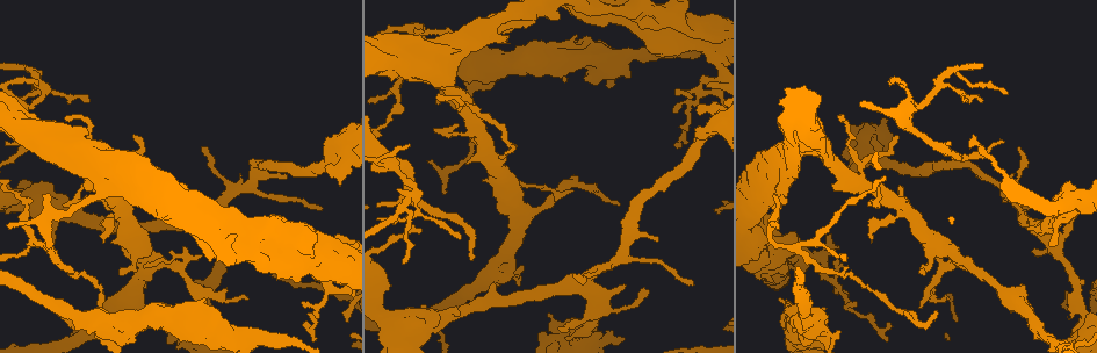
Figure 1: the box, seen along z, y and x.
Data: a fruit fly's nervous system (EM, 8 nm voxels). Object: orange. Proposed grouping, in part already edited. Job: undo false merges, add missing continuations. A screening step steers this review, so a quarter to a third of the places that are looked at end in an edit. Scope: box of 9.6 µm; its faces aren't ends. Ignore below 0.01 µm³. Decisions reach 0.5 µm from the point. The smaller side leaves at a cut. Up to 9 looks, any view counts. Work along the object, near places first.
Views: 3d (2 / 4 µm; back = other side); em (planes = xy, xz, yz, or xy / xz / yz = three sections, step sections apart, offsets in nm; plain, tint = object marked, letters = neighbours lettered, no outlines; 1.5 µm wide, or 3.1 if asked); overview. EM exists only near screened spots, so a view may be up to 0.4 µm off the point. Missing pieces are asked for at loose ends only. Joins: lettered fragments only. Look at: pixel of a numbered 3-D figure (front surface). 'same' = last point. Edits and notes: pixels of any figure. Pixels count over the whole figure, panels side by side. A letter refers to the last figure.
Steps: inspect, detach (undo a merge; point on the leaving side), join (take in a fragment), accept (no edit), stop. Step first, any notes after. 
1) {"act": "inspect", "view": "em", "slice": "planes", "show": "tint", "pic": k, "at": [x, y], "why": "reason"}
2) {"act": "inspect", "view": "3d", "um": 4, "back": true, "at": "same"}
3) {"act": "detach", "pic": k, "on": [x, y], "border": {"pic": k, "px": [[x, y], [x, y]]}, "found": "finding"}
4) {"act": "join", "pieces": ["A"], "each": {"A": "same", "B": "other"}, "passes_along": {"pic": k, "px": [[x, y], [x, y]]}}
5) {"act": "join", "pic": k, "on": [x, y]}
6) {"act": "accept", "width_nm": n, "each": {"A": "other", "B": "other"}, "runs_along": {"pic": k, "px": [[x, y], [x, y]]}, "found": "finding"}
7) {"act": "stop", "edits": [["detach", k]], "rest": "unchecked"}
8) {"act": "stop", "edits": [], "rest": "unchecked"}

{"act": "inspect", "view": "em", "slice": "planes", "show": "plain", "pic": 1, "at": [899, 186], "why": "thick end"}

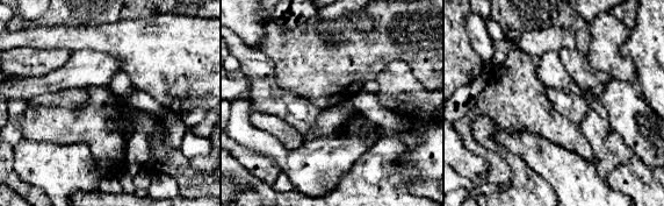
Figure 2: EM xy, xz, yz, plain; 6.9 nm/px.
{"act": "inspect", "view": "em", "slice": "planes", "show": "letters", "at": "same", "why": "see the neighbours"}

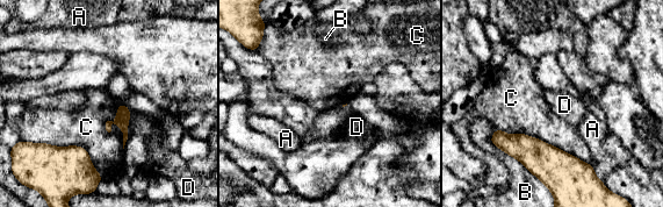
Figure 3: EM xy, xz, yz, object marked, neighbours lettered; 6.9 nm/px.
{"act": "accept", "longest_contact_nm": ["C", 650], "each": {"A": "other", "B": "other", "C": "other", "D": "other"}, "border": {"pic": 3, "px": [[497, 127], [538, 137], [584, 163]]}, "found": "none of them fits"}

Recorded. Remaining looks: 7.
{"act": "inspect", "view": "em", "slice": "planes", "show": "letters", "pic": 1, "at": [891, 82]}

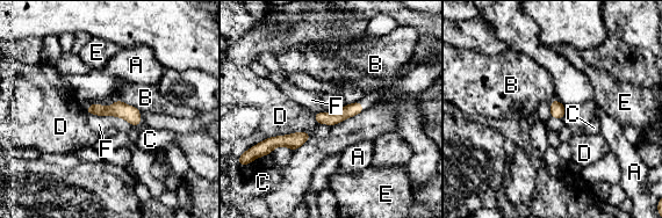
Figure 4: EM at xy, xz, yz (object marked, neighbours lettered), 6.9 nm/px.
{"act": "accept", "each": {"A": "other", "B": "other", "C": "other", "D": "other", "E": "other", "F": "other"}, "runs_along": {"pic": 4, "px": [[90, 109], [123, 110], [137, 123]]}, "found": "no lettered fragment goes on from it"}

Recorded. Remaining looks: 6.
{"act": "inspect", "view": "em", "slice": "planes", "show": "tint", "pic": 1, "at": [82, 176], "why": "free end"}

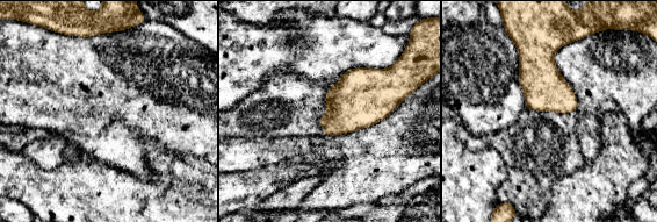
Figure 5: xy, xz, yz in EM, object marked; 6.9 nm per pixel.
{"act": "inspect", "view": "em", "slice": "planes", "show": "letters", "at": "same"}

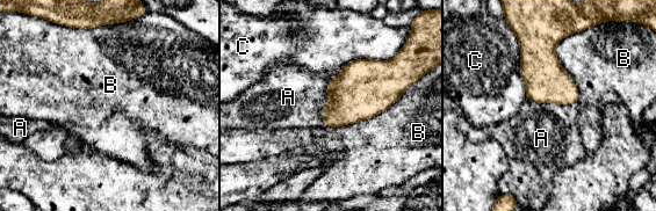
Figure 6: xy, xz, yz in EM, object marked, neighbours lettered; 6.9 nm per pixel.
{"act": "accept", "width_nm": 280, "each": {"A": "other", "B": "other", "C": "other"}, "border": {"pic": 6, "px": [[343, 66], [326, 87], [324, 125]]}, "found": "none of them fits"}

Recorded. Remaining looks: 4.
{"act": "inspect", "view": "em", "slice": "xz", "step": 4, "show": "letters", "pic": 1, "at": [429, 162]}

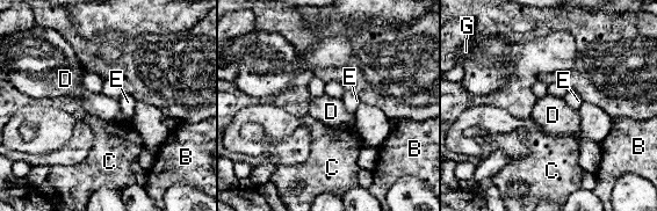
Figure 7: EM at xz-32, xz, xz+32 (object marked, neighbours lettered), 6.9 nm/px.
{"act": "inspect", "view": "em", "slice": "planes", "show": "letters", "at": "same"}

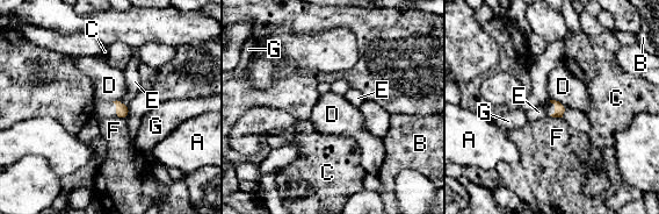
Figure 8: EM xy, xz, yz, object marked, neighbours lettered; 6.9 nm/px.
{"act": "accept", "each": {"A": "other", "B": "other", "C": "other", "D": "other", "E": "other", "F": "other", "G": "other"}, "border": {"pic": 8, "px": [[550, 99], [558, 100], [566, 107]]}, "found": "no lettered fragment goes on from it"}

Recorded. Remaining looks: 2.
{"act": "stop", "edits": [], "rest": "unchecked"}

